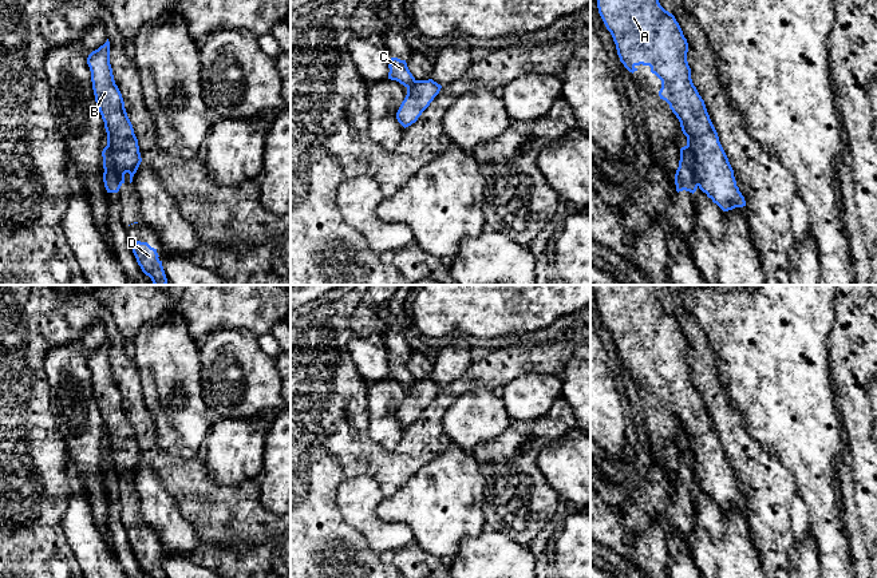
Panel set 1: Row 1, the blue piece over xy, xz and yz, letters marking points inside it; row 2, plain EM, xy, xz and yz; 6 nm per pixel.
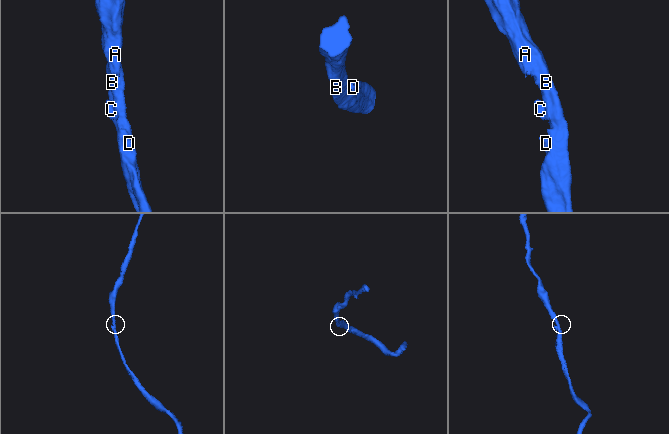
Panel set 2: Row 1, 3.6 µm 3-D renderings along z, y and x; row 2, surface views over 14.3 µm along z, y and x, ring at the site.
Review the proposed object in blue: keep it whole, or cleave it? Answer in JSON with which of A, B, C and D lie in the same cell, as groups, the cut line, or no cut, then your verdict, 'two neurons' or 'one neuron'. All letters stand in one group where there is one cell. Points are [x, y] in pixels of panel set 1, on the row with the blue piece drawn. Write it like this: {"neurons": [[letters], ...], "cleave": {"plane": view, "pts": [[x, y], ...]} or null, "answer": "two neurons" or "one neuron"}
{"neurons": [["A", "B", "D"], ["C"]], "cleave": {"plane": "yz", "pts": [[686, 146], [688, 165], [698, 185]]}, "answer": "two neurons"}

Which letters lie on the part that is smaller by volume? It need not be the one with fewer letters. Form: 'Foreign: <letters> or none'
Foreign: C

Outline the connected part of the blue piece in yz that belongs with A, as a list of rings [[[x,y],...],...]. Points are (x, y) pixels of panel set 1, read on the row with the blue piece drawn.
[[[597,0],[597,8],[624,67],[633,74],[637,66],[649,66],[651,72],[661,80],[659,96],[669,104],[687,136],[688,161],[699,189],[723,211],[746,206],[704,100],[692,83],[687,62],[688,43],[675,16],[659,0]]]

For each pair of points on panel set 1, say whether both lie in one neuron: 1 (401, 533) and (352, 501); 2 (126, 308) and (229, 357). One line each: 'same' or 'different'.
1: same
2: different

